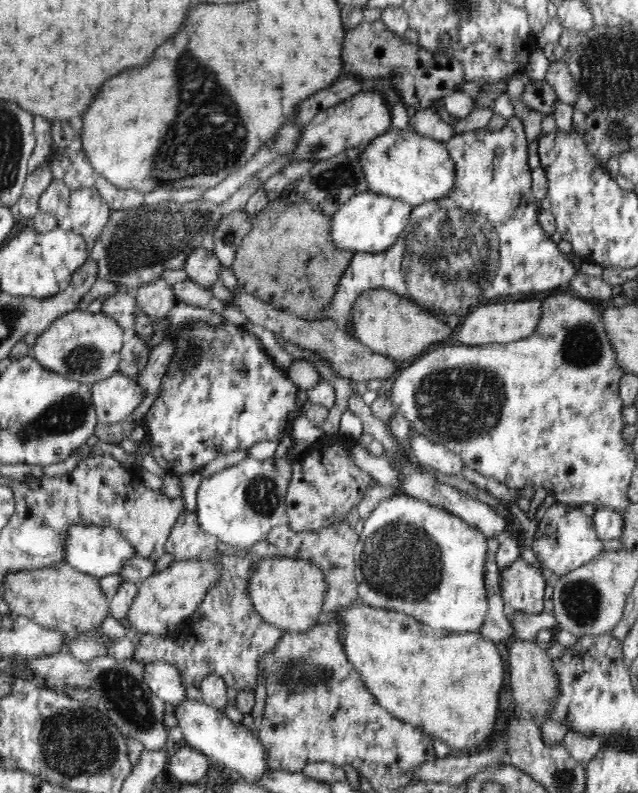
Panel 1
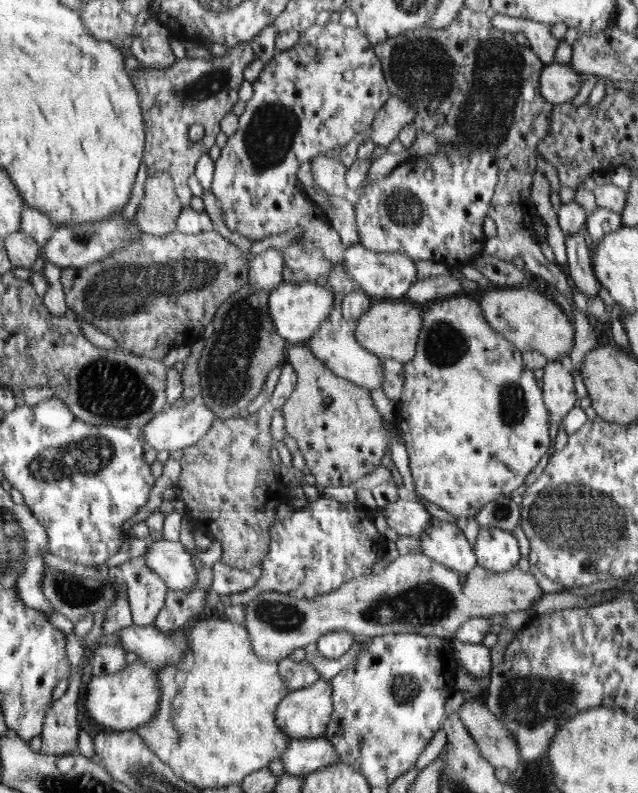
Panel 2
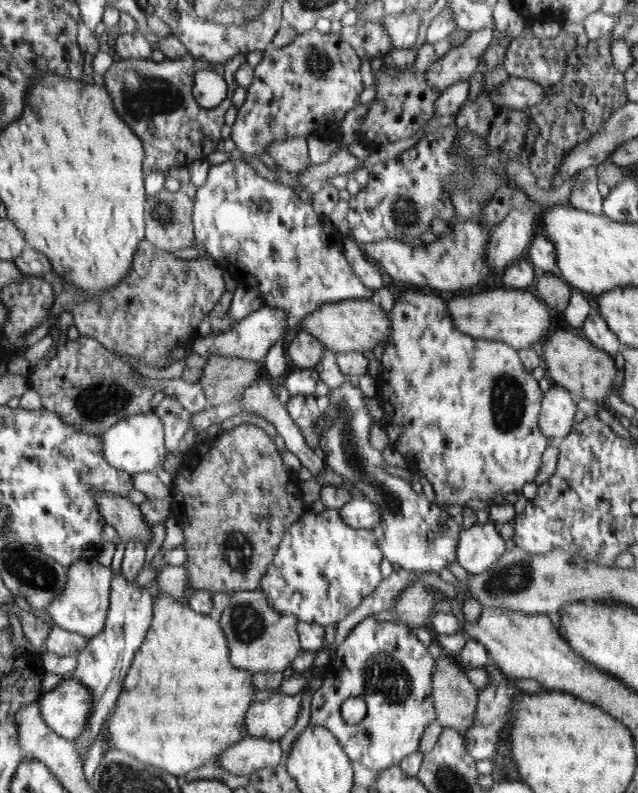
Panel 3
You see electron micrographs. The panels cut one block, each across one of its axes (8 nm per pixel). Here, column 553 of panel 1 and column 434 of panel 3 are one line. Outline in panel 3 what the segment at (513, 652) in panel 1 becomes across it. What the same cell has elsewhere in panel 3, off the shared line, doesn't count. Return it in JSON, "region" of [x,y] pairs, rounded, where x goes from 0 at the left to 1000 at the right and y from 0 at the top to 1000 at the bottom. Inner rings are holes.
{"region":[[[699,823],[687,828],[677,865],[687,913],[727,924],[746,905],[746,868]]]}

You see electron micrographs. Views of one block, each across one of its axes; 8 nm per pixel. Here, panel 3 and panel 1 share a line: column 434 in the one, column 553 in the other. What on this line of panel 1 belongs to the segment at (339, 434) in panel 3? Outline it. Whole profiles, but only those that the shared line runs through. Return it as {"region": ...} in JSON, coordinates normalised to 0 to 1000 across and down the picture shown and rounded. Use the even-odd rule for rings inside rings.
{"region":[[[870,633],[843,658],[842,666],[832,692],[848,711],[876,728],[948,697],[948,686],[936,676],[928,652],[915,649],[904,639]]]}

